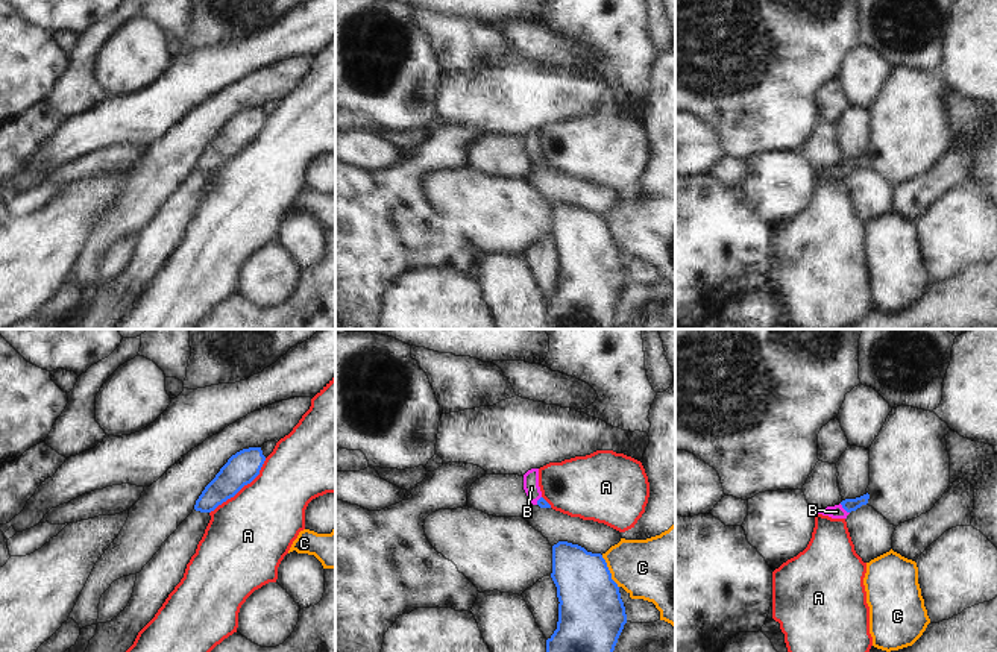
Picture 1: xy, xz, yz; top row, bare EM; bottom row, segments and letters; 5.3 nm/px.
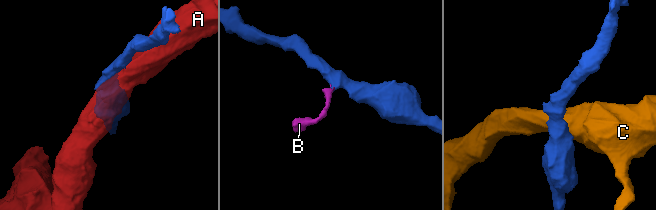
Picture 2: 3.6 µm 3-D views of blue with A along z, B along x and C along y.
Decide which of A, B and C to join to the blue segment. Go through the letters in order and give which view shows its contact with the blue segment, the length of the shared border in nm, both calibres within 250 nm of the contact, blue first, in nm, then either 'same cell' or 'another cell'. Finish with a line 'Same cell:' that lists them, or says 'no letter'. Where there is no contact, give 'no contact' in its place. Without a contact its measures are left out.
A: xy | 420 nm | 170/420 nm | another cell
B: yz | 80 nm | 70/70 nm | same cell
C: xz | 200 nm | 360/340 nm | another cell
Same cell: B

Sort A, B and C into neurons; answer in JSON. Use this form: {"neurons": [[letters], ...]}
{"neurons": [["A"], ["B"], ["C"]]}

